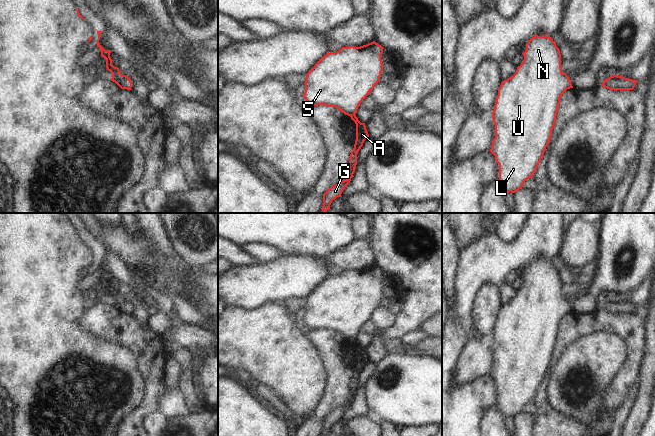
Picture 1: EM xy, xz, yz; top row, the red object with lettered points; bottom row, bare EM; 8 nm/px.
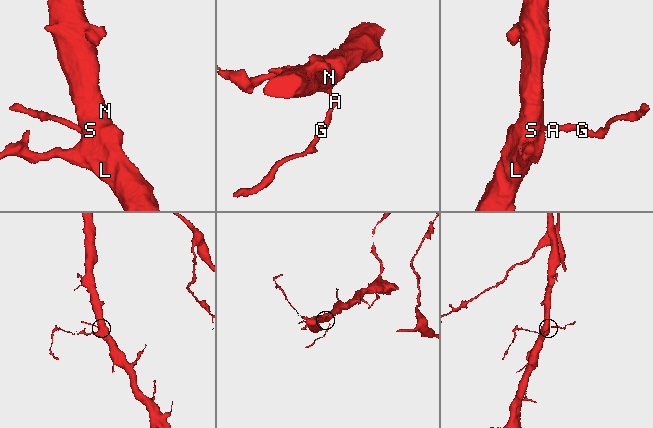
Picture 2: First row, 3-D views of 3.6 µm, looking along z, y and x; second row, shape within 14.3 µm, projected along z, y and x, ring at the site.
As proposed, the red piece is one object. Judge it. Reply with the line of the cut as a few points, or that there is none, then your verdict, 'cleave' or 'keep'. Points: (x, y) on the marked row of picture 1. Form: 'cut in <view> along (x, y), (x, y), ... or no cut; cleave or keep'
no cut; keep

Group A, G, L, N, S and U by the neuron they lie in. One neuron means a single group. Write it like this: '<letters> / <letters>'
A G L N S U

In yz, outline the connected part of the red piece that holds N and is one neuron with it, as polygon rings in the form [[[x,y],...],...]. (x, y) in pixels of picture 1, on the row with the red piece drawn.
[[[550,36],[532,37],[526,44],[526,51],[522,53],[524,60],[513,76],[502,81],[496,103],[492,112],[495,125],[495,138],[489,150],[499,164],[499,187],[506,193],[515,193],[522,189],[524,182],[532,178],[535,173],[546,147],[550,143],[552,130],[556,123],[556,115],[560,104],[560,98],[567,89],[573,88],[571,80],[566,73],[562,72],[561,54]]]

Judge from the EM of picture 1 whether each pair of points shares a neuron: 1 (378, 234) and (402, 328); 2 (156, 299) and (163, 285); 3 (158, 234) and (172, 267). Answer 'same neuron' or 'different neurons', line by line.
1: same neuron
2: different neurons
3: same neuron

